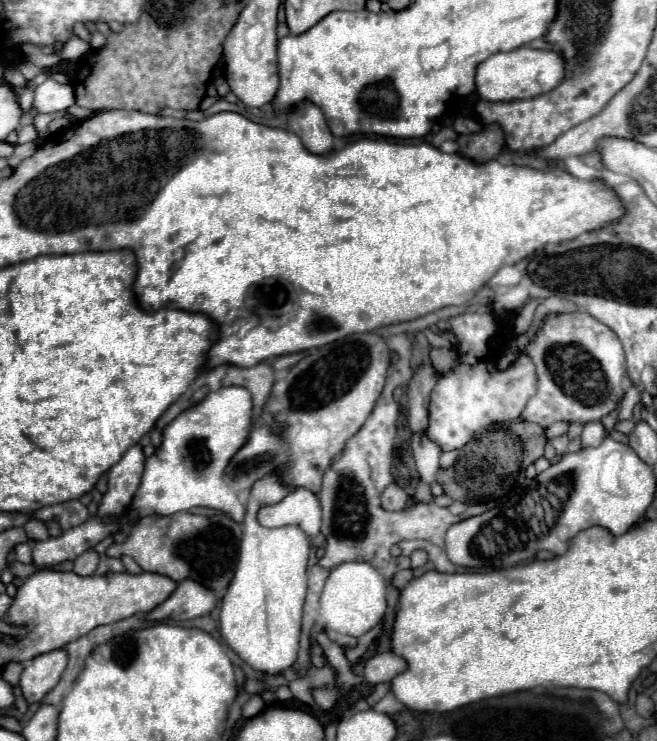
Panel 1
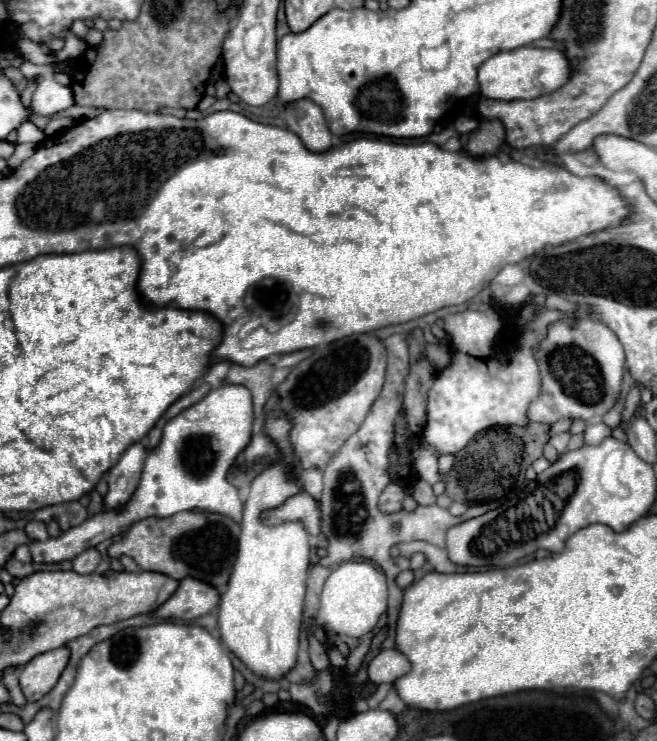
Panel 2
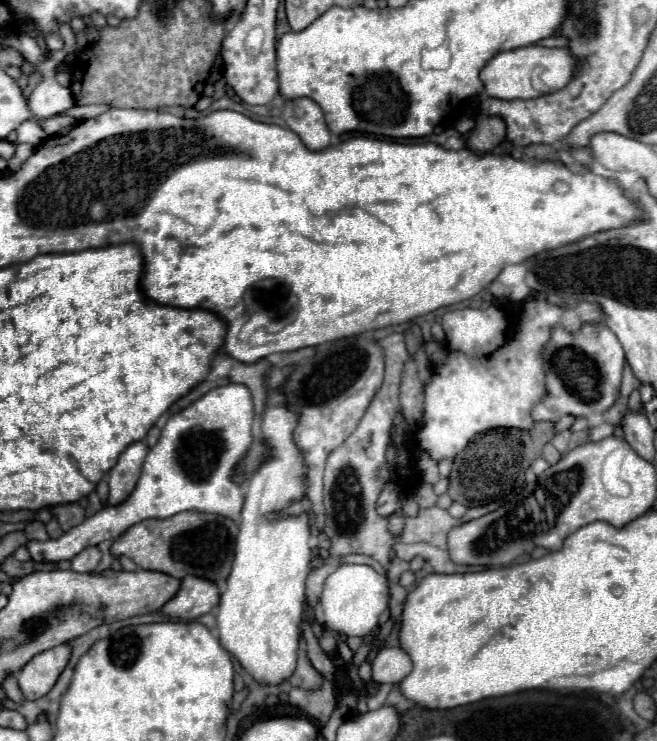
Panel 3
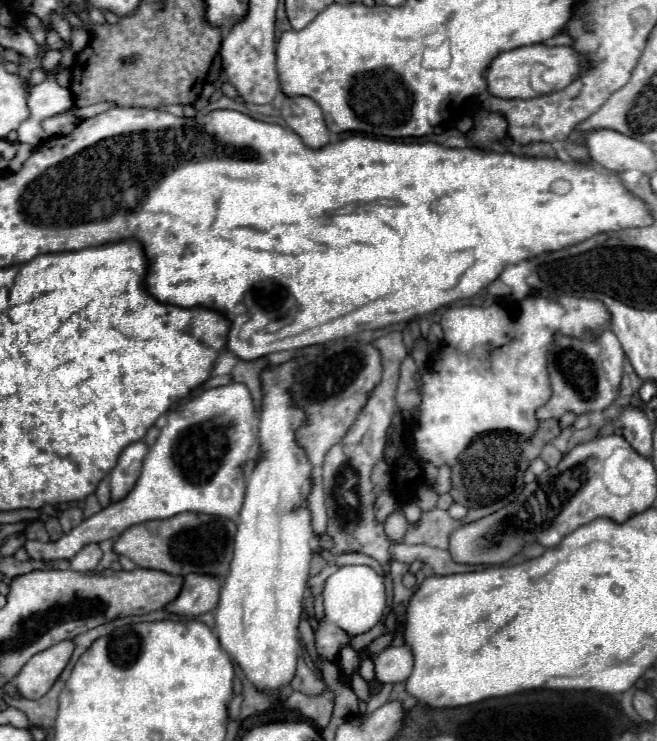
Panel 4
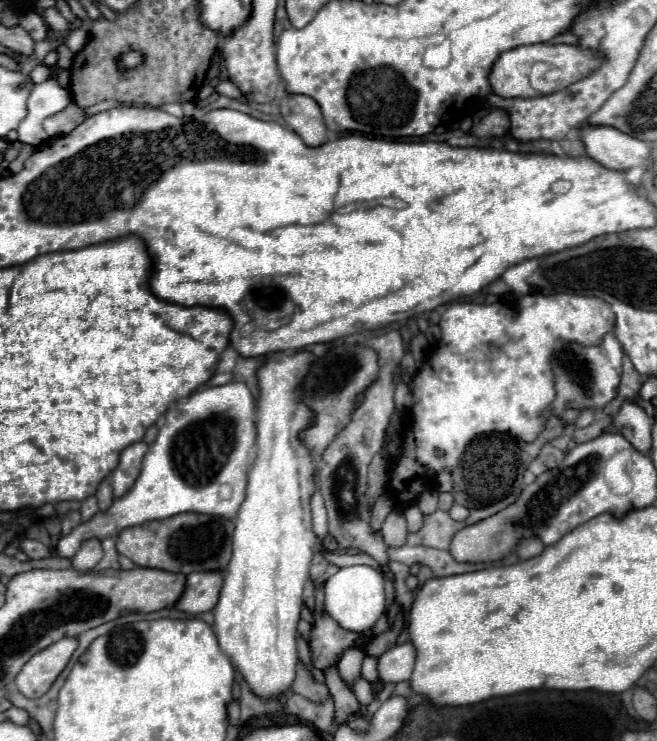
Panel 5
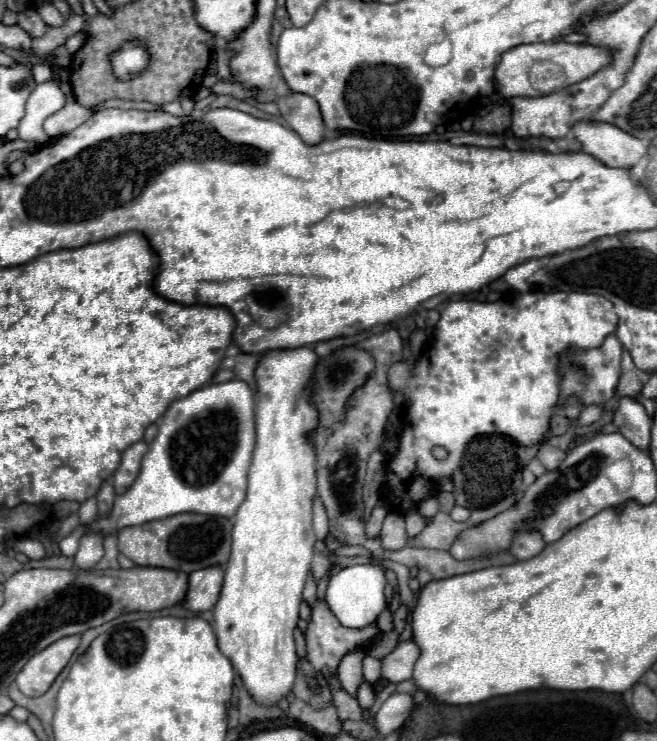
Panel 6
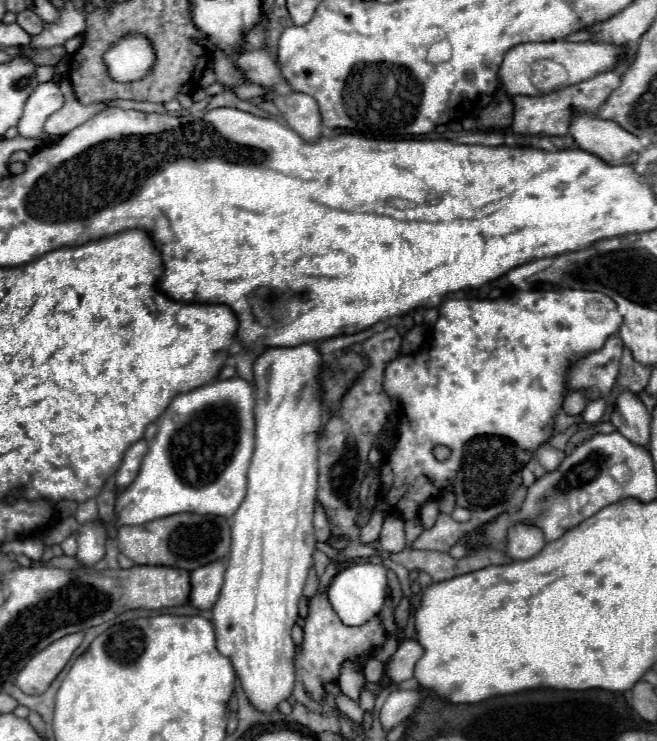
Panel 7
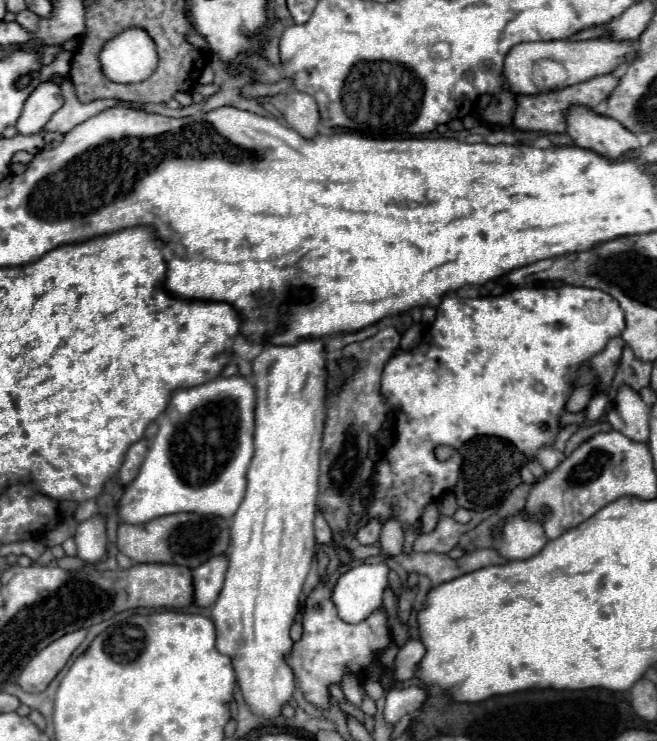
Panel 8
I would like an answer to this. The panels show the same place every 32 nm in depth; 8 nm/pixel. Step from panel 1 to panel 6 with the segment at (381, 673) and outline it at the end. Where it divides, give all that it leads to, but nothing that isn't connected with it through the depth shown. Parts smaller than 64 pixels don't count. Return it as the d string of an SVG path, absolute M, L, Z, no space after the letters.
M414 640L408 642L400 642L396 646L396 650L392 654L388 654L382 660L382 678L386 678L388 682L402 682L402 680L410 680L410 656L412 656L412 666L420 656L420 648L416 646Z

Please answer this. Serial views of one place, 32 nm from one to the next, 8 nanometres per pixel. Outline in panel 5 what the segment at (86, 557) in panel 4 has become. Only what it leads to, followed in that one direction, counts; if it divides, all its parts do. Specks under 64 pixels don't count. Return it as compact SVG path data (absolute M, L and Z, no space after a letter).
M90 538L90 540L84 540L80 550L76 552L76 556L72 558L72 566L76 570L92 570L102 558L102 546L100 546L100 540L98 538Z

